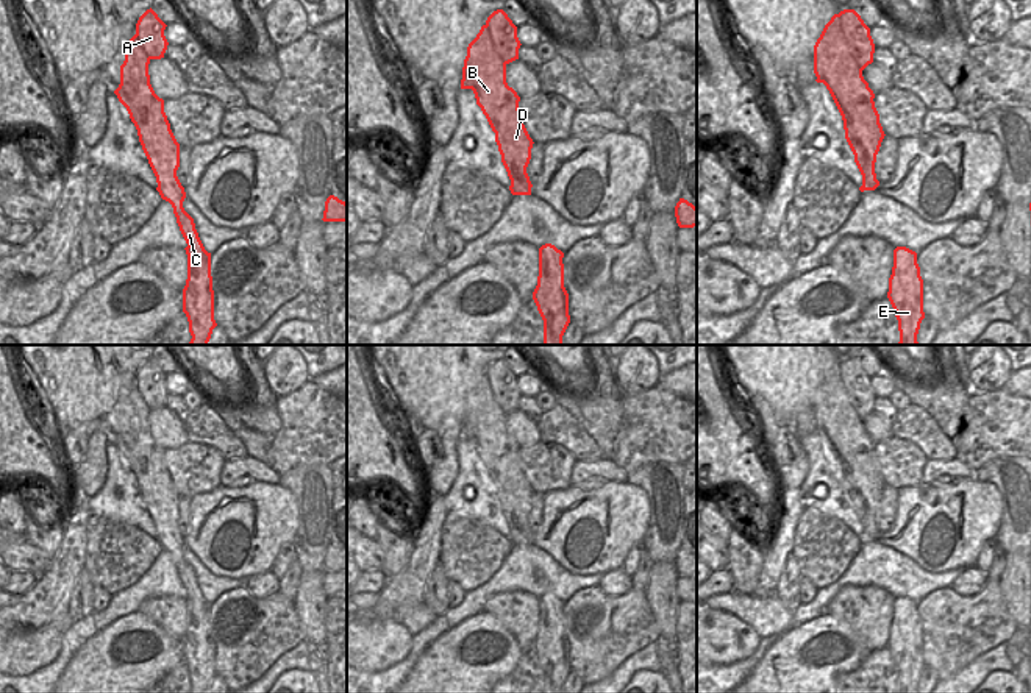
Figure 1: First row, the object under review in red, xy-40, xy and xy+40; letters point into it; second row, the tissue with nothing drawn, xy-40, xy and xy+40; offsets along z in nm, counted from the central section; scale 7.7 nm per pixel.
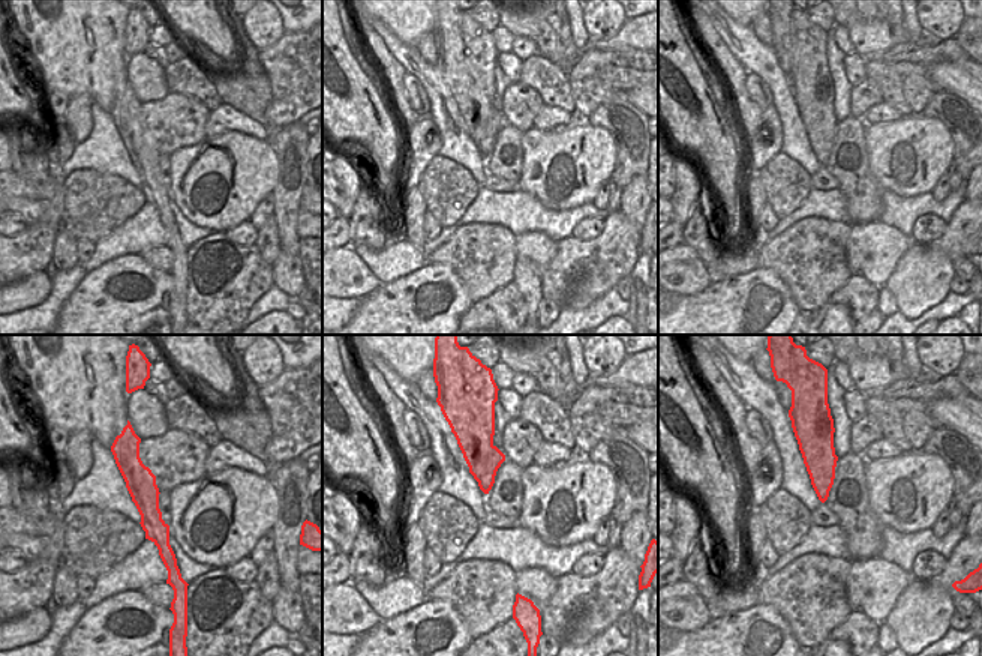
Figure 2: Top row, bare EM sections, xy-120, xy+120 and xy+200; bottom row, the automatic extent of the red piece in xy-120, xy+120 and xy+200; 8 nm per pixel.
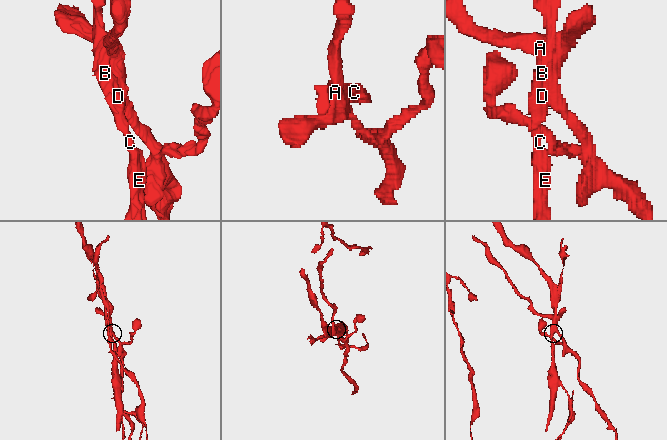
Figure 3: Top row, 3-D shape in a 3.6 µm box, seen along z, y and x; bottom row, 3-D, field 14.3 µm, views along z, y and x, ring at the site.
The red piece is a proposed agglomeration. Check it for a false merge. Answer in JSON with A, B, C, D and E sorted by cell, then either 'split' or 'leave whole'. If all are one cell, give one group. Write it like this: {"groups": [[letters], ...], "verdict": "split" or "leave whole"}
{"groups": [["A"], ["B", "C", "D", "E"]], "verdict": "split"}

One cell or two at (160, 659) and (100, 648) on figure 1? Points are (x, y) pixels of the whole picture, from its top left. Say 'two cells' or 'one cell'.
one cell

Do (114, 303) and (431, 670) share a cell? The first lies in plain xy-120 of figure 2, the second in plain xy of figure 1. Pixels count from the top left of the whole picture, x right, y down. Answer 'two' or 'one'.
one

